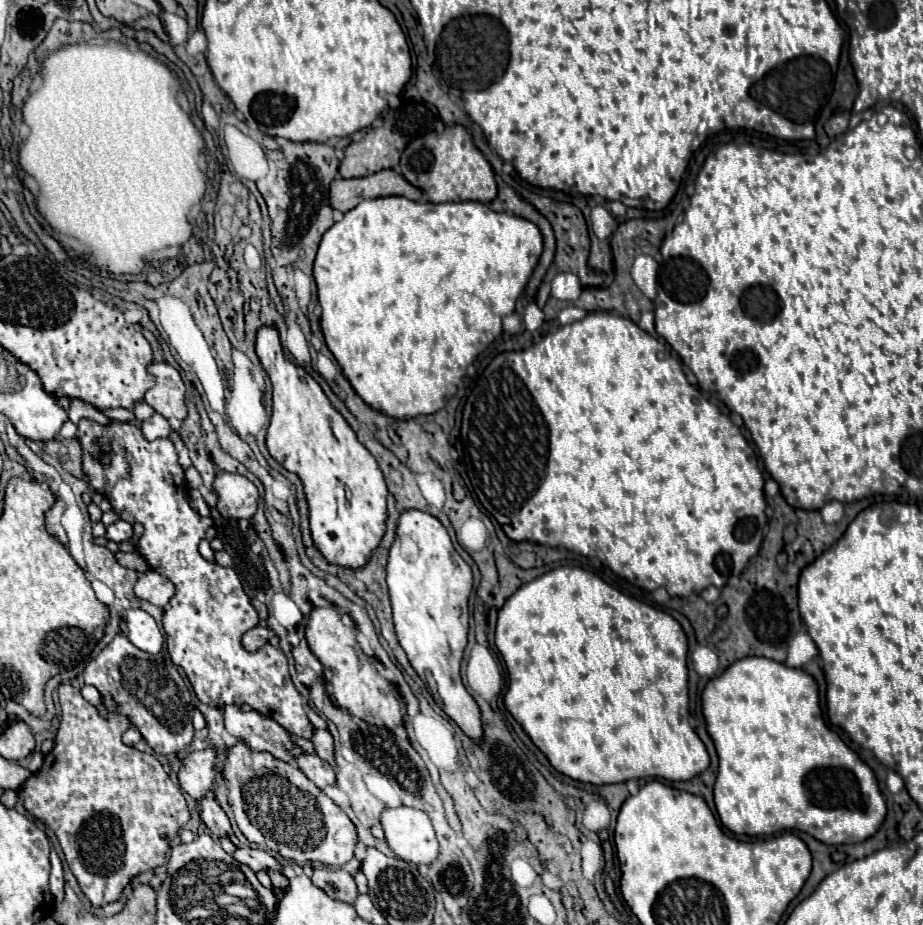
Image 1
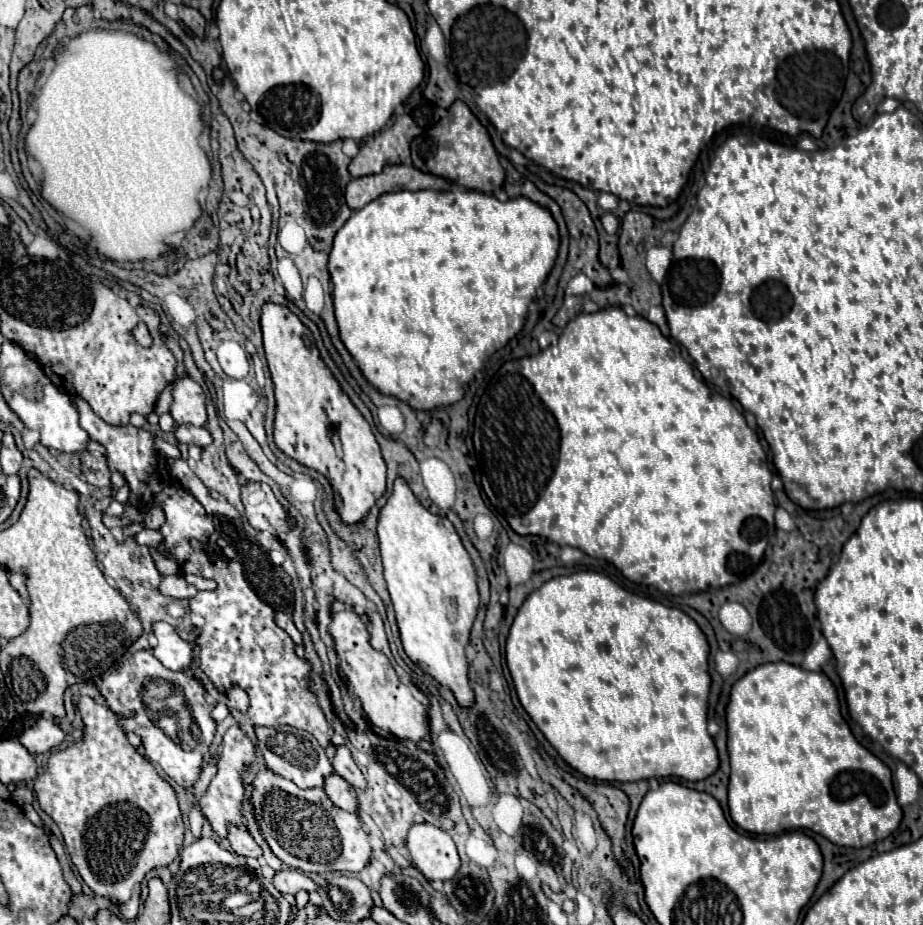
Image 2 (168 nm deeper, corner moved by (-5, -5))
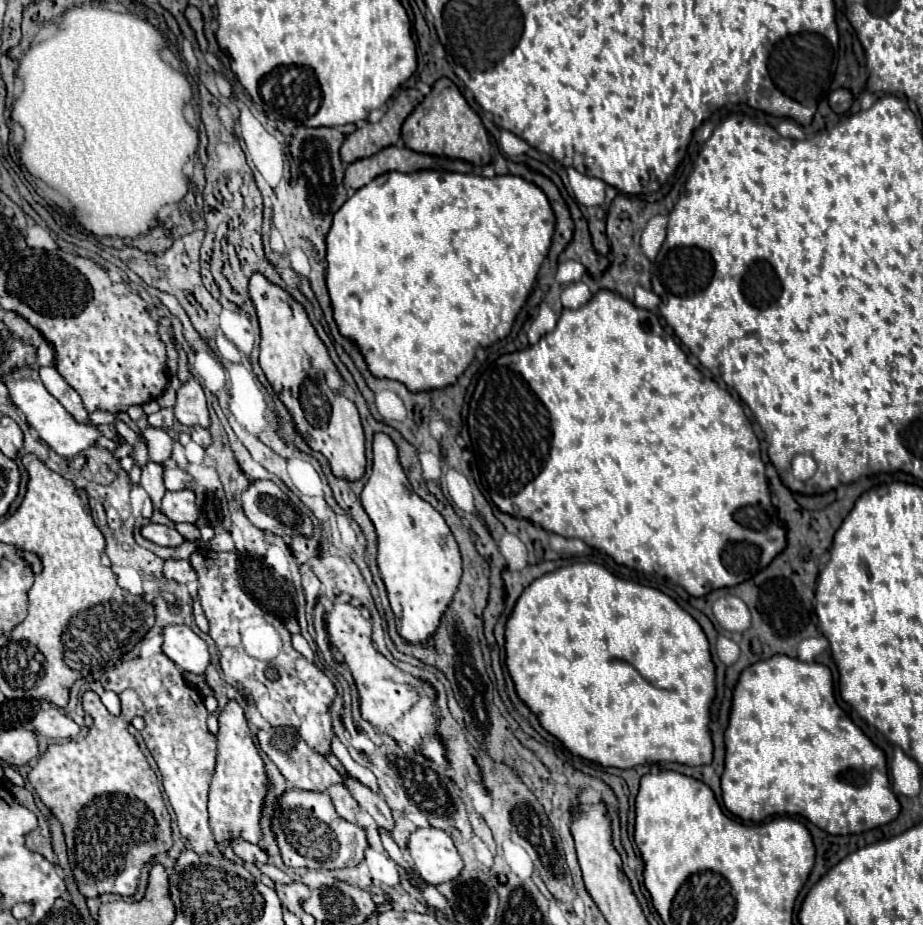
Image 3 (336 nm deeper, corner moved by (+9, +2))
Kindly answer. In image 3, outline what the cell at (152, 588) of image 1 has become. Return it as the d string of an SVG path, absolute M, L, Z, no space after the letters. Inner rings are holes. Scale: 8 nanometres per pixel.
M166 560L164 562L164 578L174 580L178 584L190 584L196 580L196 572L186 560Z

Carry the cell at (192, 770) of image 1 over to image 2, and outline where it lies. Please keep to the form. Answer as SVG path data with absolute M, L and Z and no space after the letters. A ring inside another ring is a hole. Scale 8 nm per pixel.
M234 723L226 731L224 741L222 741L222 745L218 749L218 773L212 779L212 783L206 789L206 793L202 795L202 799L200 799L200 807L202 807L204 817L212 825L214 833L218 837L222 837L222 839L228 835L230 825L240 825L242 819L244 819L242 817L242 801L244 801L246 787L242 785L242 773L244 773L246 767L250 767L254 763L254 757L256 757L254 741L240 729L238 723Z

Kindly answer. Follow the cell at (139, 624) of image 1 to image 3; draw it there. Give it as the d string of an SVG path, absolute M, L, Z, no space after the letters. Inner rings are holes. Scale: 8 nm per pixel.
M172 624L162 628L162 652L180 668L192 674L204 674L210 654L202 638L198 638L188 626Z

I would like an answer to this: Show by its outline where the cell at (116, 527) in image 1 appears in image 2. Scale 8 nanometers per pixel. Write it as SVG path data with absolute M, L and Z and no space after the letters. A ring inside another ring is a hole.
M144 529L144 531L136 533L136 541L140 541L140 545L146 545L146 547L158 547L162 543L162 533Z

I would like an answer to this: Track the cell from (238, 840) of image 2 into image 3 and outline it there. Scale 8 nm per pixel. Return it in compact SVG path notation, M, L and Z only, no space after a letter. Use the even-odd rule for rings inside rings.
M232 838L230 840L230 846L232 846L234 854L240 856L242 860L246 860L246 862L252 862L252 864L266 862L266 854L264 854L264 850L258 844L242 842L242 838Z

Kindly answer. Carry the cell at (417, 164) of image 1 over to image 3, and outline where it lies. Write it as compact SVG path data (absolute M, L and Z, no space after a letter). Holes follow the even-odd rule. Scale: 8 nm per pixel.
M440 78L424 102L418 104L418 108L406 118L402 126L402 140L406 148L420 154L466 160L474 166L490 164L490 142L480 116L466 104L460 90L446 78Z

